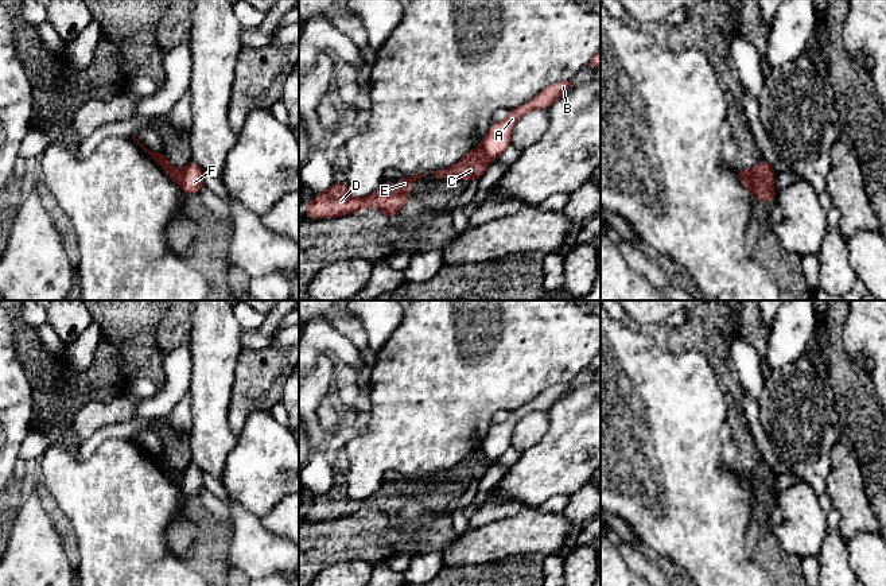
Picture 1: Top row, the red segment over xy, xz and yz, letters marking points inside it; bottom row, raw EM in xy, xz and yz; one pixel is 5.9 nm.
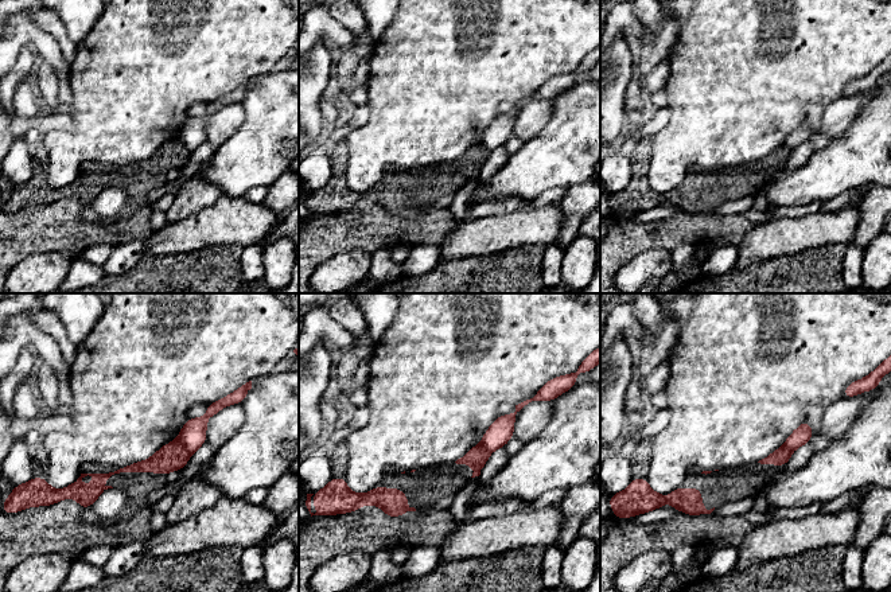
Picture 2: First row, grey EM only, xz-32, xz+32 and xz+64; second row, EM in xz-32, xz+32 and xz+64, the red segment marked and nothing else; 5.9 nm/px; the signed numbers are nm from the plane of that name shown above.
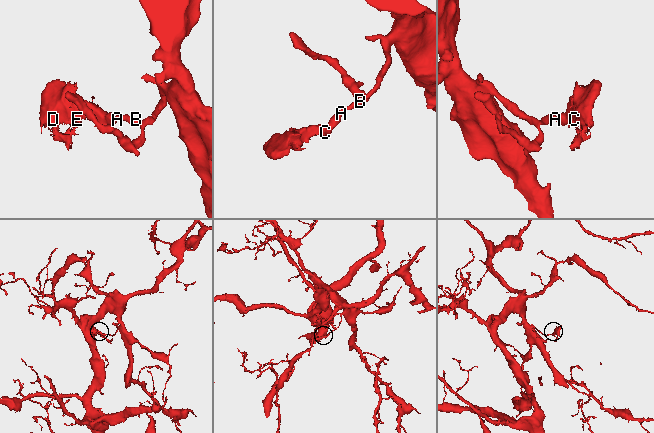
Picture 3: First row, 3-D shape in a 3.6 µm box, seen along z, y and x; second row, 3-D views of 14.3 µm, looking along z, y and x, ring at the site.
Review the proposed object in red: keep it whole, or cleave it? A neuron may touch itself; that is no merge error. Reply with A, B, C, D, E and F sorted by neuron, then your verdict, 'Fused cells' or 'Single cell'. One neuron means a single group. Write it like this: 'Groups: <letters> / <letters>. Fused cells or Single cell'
Groups: A B F / C D E. Fused cells

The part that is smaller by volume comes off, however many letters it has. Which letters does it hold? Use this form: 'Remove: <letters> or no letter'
Remove: C, D, E

